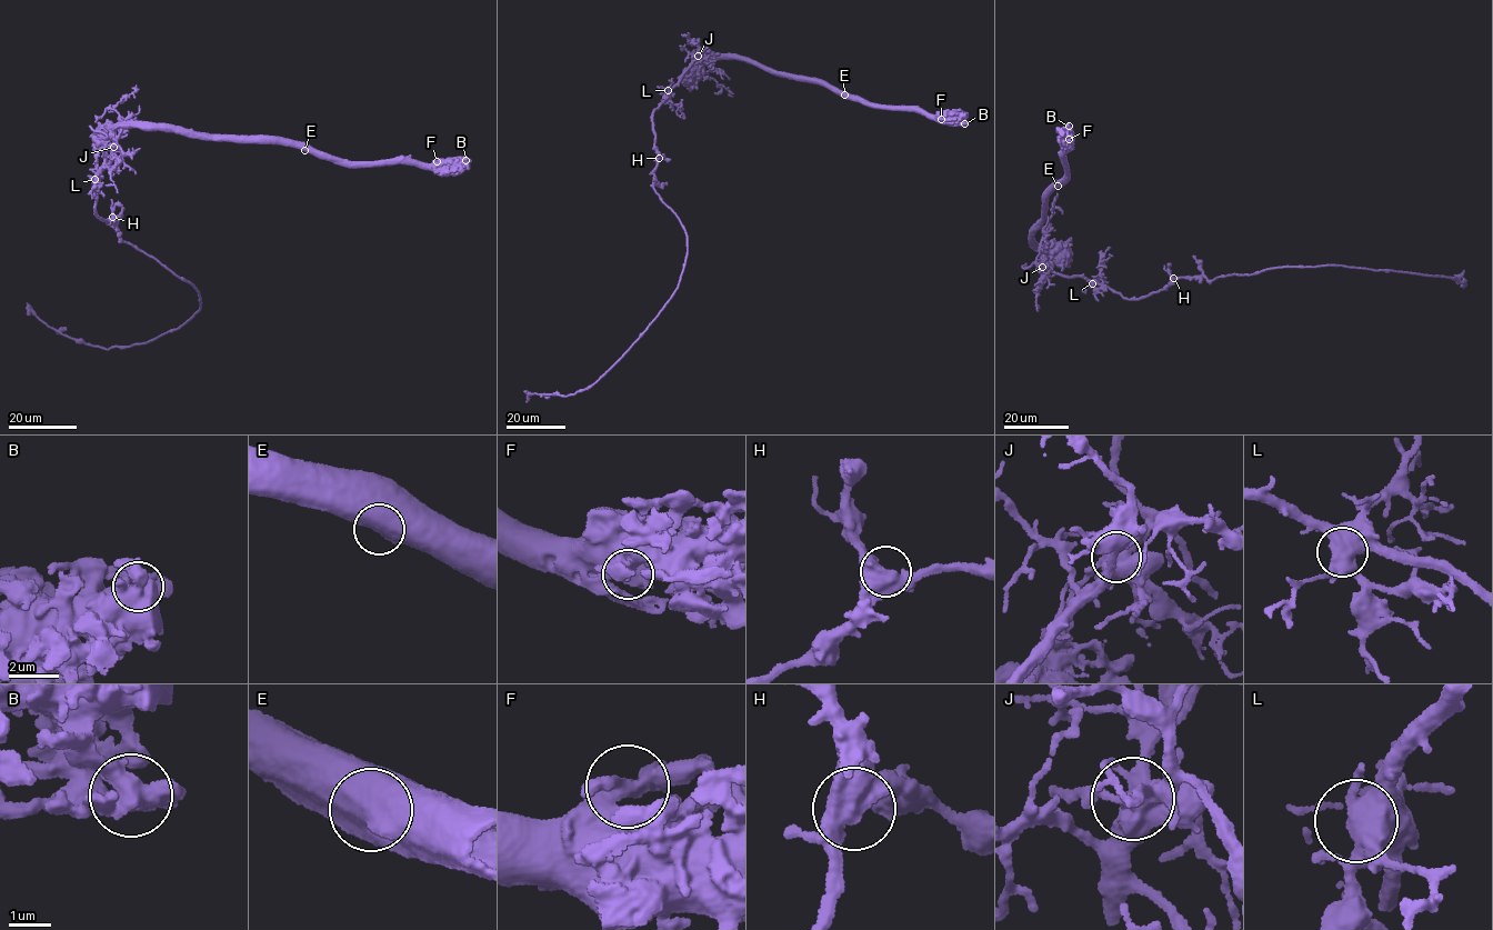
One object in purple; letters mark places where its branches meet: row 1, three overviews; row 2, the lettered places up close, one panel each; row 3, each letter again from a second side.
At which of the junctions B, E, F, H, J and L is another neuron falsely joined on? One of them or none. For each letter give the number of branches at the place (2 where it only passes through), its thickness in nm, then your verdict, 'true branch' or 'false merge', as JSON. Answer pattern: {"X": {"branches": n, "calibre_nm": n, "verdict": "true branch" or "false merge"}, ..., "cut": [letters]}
{"B": {"branches": 3, "calibre_nm": 460, "verdict": "true branch"}, "E": {"branches": 2, "calibre_nm": 550, "verdict": "true branch"}, "F": {"branches": 3, "calibre_nm": 400, "verdict": "true branch"}, "H": {"branches": 3, "calibre_nm": 550, "verdict": "true branch"}, "J": {"branches": 7, "calibre_nm": 500, "verdict": "false merge"}, "L": {"branches": 5, "calibre_nm": 460, "verdict": "true branch"}, "cut": ["J"]}

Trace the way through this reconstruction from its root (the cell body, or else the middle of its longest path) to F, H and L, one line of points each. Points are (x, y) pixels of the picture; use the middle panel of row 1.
F: (654, 130), (652, 111), (699, 58), (702, 63), (744, 58), (881, 107), (917, 106), (941, 119)
H: (654, 130), (659, 158)
L: (654, 130), (652, 111), (665, 99), (668, 90)

